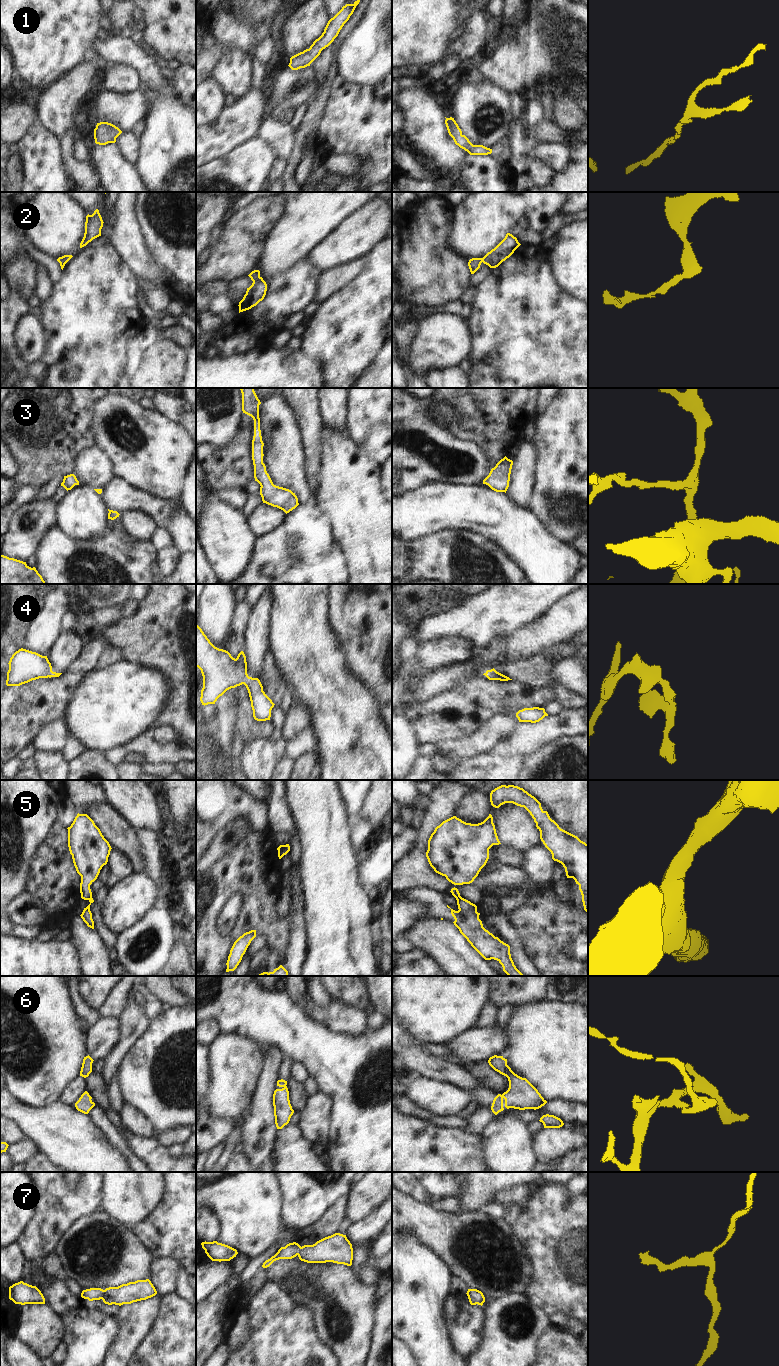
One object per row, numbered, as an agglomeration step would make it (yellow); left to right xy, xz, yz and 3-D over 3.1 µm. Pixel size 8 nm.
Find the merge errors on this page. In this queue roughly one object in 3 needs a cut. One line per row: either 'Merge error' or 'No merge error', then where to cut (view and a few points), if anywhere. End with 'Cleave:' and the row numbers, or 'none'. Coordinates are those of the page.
1: No merge error. No split
2: No merge error. No split
3: No merge error. No split
4: No merge error. No split
5: Merge error. Split along yz (460, 896), (456, 899)
6: No merge error. No split
7: No merge error. No split
Cleave: 5.

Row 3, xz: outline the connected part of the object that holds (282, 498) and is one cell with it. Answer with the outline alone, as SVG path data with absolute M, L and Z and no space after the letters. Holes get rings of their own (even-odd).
M240 388L242 393L242 411L254 420L254 436L252 440L252 460L254 465L254 478L260 484L260 495L263 503L277 507L286 514L295 509L299 503L298 498L291 490L273 484L266 466L263 463L263 446L259 405L254 388Z

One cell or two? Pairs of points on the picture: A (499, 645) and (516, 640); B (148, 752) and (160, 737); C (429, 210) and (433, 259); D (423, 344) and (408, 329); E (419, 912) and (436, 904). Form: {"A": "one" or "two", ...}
{"A": "one", "B": "two", "C": "one", "D": "two", "E": "two"}

